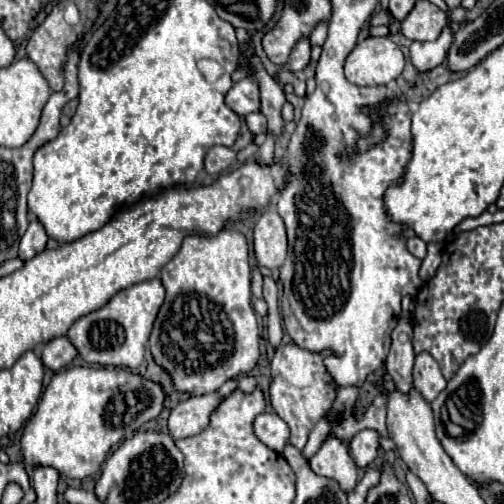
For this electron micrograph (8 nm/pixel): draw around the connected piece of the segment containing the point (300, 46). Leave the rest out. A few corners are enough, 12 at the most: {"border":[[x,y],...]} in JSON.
{"border":[[310,39],[294,45],[288,69],[296,73],[310,65]]}

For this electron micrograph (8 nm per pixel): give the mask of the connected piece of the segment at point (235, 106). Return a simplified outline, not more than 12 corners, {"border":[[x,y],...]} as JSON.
{"border":[[246,77],[228,91],[240,117],[260,111],[260,85]]}

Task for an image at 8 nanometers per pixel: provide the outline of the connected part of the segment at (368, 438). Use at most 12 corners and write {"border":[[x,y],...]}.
{"border":[[362,429],[350,441],[356,467],[366,469],[378,455],[378,433]]}

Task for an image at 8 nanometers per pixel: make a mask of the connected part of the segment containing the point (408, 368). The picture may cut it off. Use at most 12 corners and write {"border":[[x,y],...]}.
{"border":[[402,317],[392,331],[386,371],[396,389],[414,387],[412,323]]}

